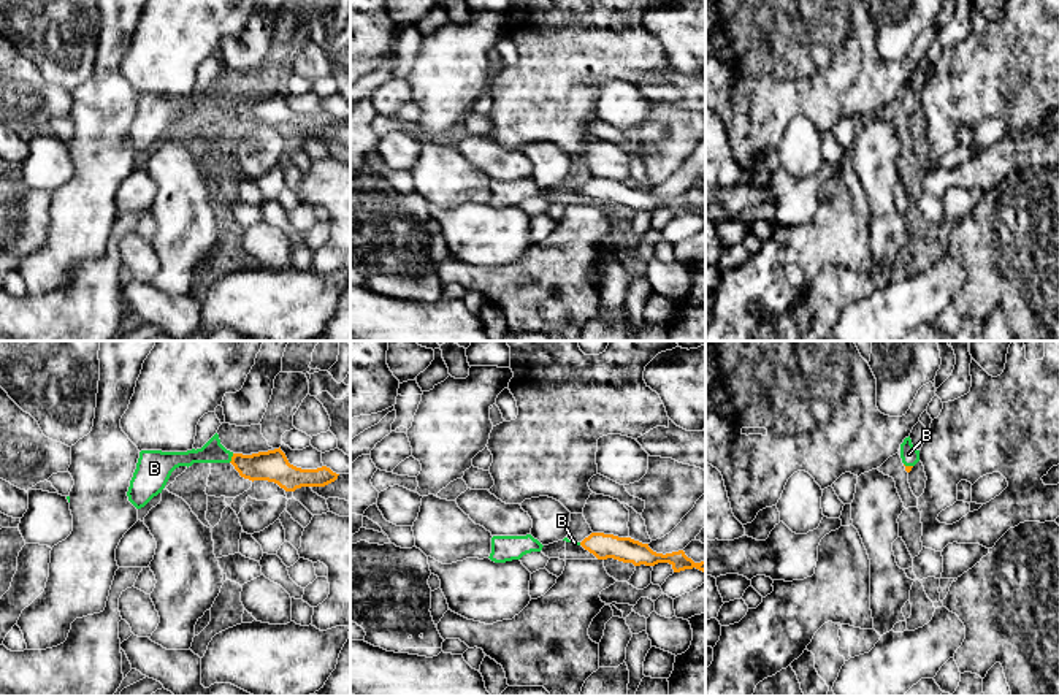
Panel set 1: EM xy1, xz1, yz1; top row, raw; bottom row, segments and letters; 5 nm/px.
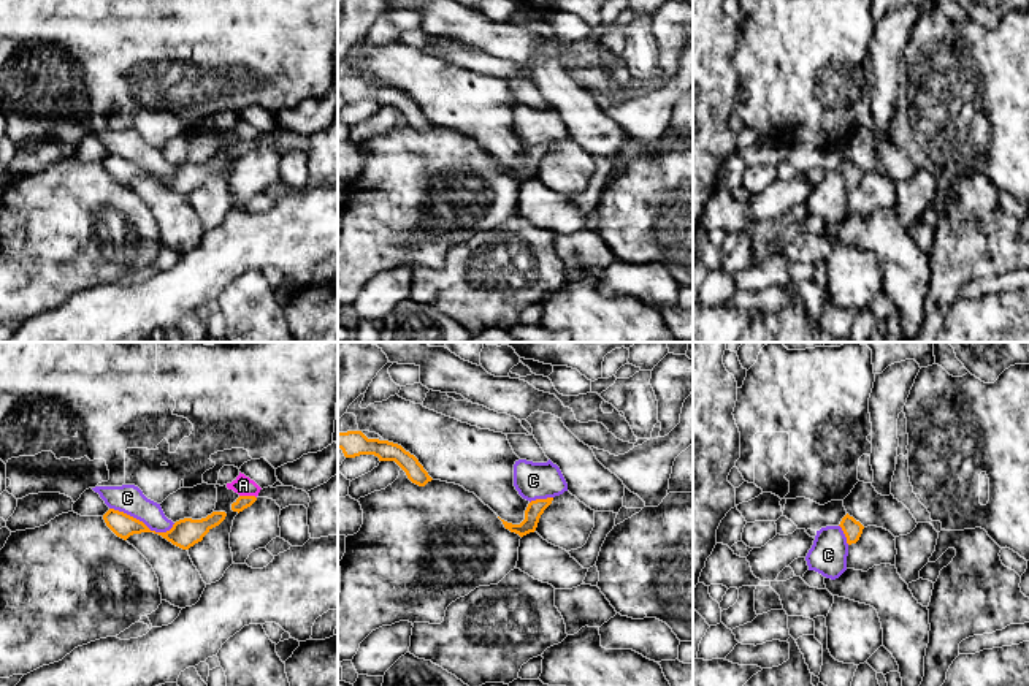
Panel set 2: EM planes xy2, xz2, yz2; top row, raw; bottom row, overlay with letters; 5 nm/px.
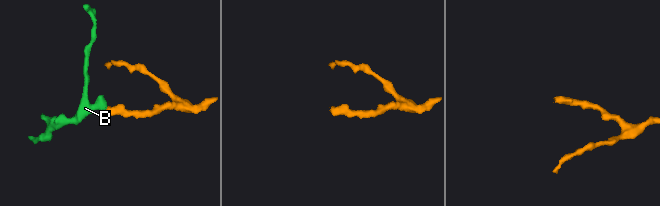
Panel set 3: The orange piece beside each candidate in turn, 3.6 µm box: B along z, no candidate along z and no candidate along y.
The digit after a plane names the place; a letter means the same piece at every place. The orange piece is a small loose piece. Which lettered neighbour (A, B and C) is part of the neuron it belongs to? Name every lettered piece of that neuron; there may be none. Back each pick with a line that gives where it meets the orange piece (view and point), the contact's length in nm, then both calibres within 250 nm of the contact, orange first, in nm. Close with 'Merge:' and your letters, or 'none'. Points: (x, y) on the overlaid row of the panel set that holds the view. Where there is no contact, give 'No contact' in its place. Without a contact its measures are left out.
B: Touches orange at xy1 (232, 458). Shared border 50 nm. Thickness 160 nm (orange) against 110 nm
Merge: B

